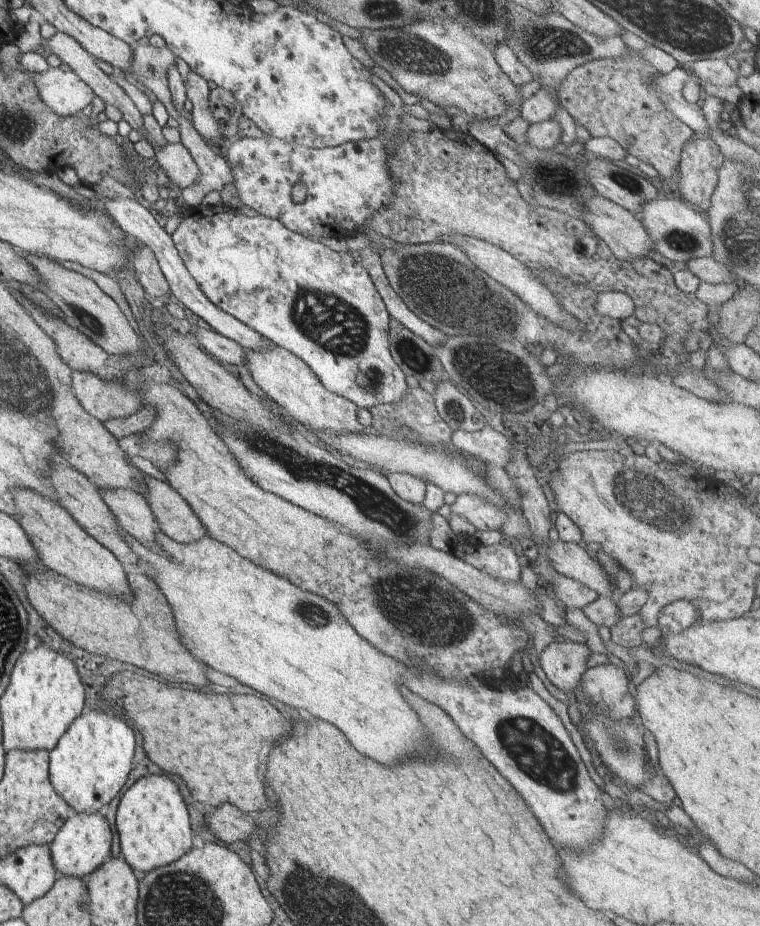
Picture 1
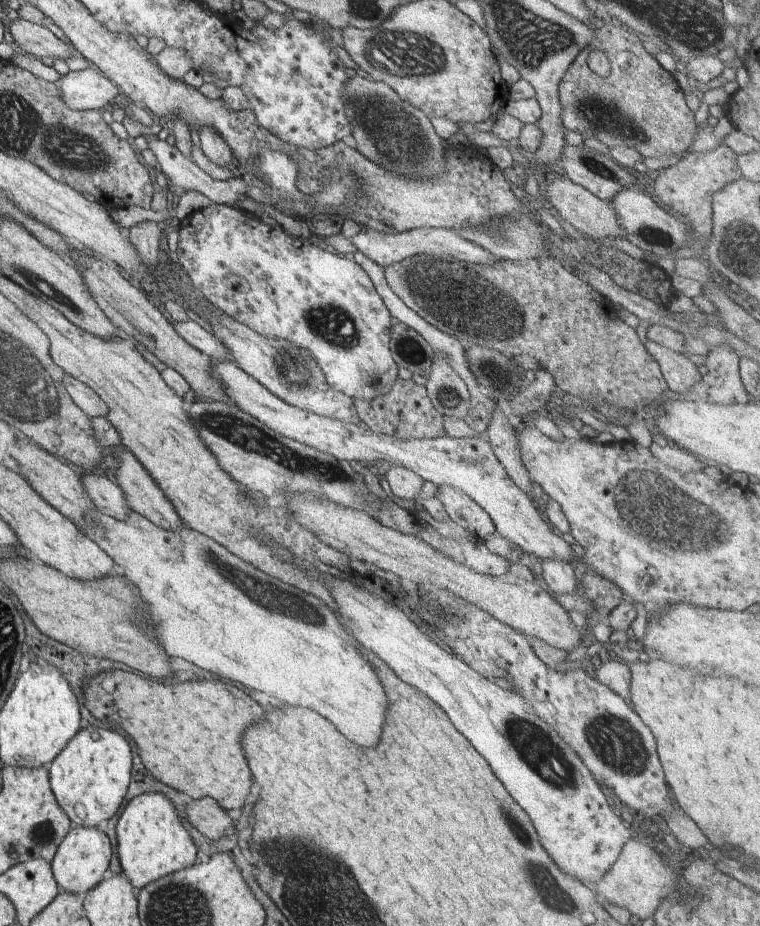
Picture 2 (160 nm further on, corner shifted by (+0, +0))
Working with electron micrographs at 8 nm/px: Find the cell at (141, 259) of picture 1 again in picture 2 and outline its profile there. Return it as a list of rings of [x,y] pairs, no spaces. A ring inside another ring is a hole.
[[[142,221],[130,228],[129,239],[139,252],[145,265],[156,266],[159,262],[160,247],[165,246],[166,232],[155,221]]]

